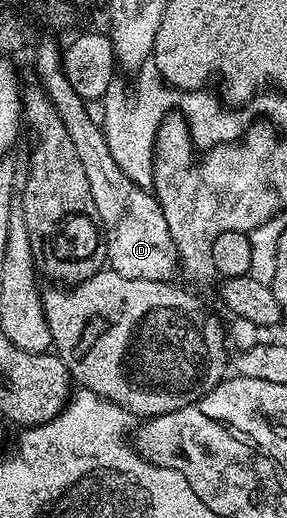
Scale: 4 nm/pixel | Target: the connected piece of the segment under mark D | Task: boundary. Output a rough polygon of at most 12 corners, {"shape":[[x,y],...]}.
{"shape":[[160,204],[133,207],[107,255],[116,274],[156,283],[178,274]]}

